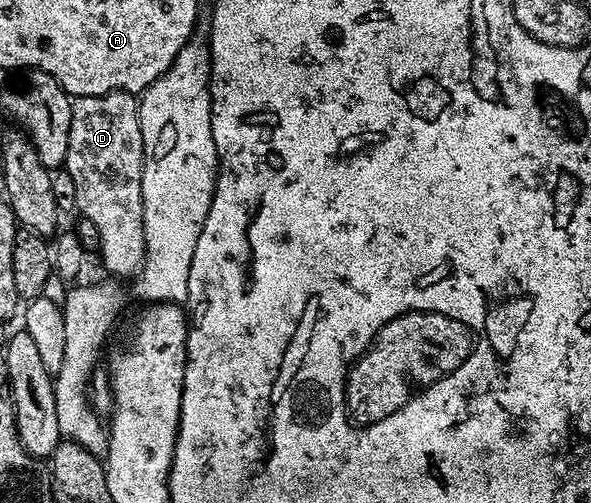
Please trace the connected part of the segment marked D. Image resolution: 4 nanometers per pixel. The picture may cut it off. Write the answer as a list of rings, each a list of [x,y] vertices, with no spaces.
[[[113,91],[103,95],[80,95],[71,102],[70,112],[72,121],[70,122],[70,132],[68,133],[68,153],[64,164],[65,171],[72,177],[72,182],[76,187],[76,211],[79,216],[96,225],[100,229],[100,245],[98,251],[102,255],[102,263],[111,271],[114,277],[133,277],[137,275],[139,267],[142,266],[143,259],[146,258],[146,246],[144,245],[144,197],[142,196],[142,162],[144,161],[144,141],[140,133],[140,113],[138,112],[137,94],[128,91]]]

